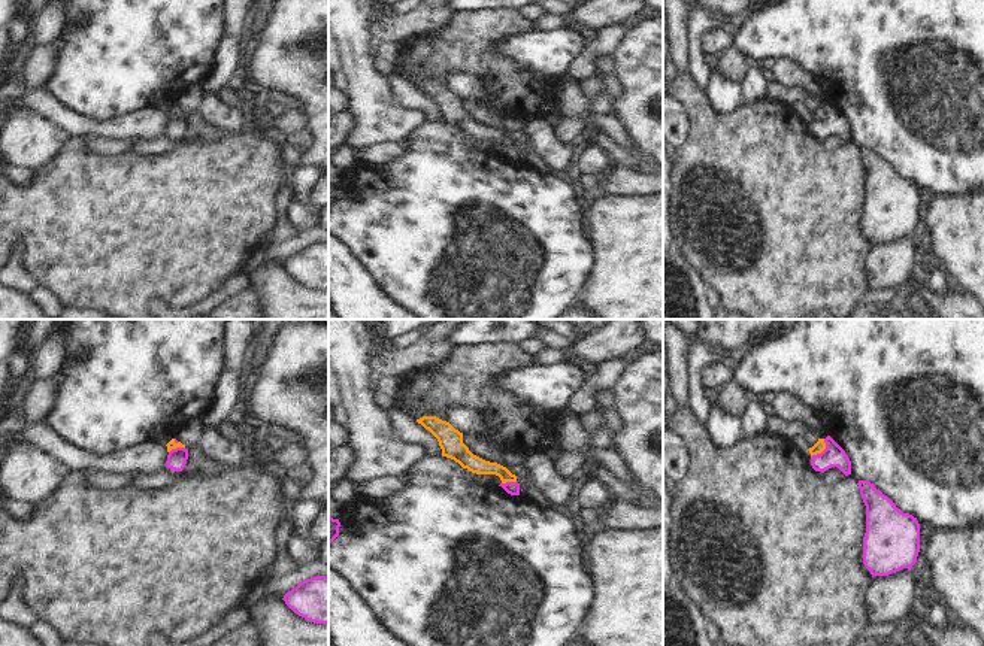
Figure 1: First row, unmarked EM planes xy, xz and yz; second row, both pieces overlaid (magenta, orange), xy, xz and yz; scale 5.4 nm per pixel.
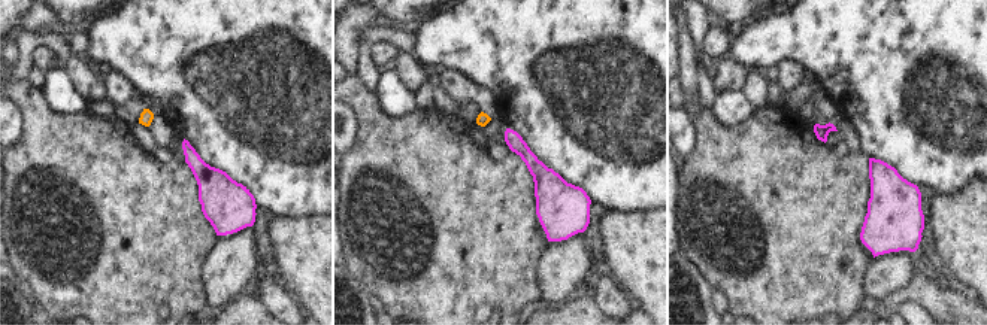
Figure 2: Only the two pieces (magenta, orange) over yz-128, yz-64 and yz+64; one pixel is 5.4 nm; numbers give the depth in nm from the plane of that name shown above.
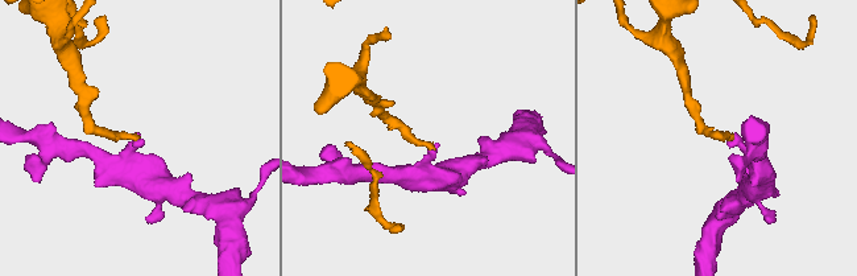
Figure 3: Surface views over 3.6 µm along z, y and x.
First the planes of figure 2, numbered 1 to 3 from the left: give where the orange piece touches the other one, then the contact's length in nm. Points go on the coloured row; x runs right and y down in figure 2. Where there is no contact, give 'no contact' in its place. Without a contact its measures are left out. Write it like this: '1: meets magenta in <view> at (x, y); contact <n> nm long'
1: no contact
2: no contact
3: no contact

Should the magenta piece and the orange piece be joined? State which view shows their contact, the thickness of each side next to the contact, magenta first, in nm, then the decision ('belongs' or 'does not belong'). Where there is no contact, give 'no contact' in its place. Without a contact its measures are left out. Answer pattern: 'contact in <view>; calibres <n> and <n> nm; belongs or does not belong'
contact in yz; calibres 120 and 60 nm; does not belong

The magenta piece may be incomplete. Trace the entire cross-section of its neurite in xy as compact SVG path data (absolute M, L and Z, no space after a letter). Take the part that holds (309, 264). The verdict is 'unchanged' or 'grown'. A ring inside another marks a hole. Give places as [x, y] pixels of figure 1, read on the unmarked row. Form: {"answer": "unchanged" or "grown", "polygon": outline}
{"answer": "unchanged", "polygon": "M315 242L288 257L285 270L299 282L317 289L328 289L328 243Z"}

